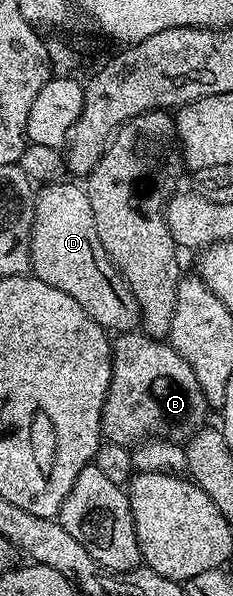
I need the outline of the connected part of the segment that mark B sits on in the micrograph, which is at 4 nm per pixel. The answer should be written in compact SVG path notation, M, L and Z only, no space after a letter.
M129 331L112 341L112 378L100 428L104 441L129 447L149 439L184 443L205 428L208 412L210 406L198 387L198 375L167 340Z

